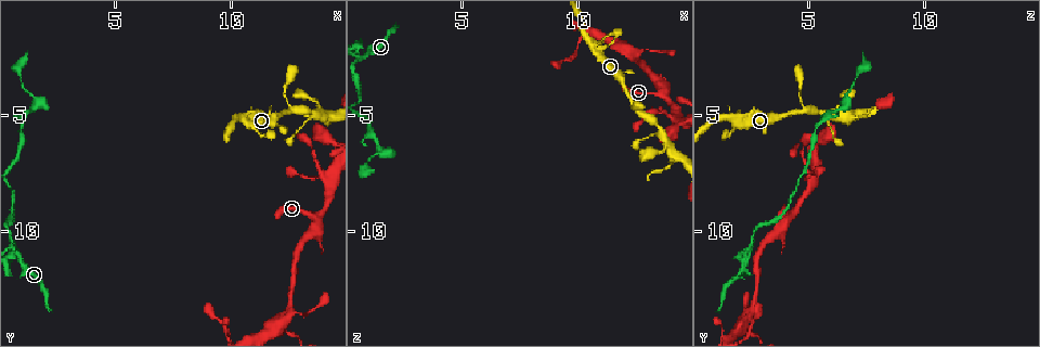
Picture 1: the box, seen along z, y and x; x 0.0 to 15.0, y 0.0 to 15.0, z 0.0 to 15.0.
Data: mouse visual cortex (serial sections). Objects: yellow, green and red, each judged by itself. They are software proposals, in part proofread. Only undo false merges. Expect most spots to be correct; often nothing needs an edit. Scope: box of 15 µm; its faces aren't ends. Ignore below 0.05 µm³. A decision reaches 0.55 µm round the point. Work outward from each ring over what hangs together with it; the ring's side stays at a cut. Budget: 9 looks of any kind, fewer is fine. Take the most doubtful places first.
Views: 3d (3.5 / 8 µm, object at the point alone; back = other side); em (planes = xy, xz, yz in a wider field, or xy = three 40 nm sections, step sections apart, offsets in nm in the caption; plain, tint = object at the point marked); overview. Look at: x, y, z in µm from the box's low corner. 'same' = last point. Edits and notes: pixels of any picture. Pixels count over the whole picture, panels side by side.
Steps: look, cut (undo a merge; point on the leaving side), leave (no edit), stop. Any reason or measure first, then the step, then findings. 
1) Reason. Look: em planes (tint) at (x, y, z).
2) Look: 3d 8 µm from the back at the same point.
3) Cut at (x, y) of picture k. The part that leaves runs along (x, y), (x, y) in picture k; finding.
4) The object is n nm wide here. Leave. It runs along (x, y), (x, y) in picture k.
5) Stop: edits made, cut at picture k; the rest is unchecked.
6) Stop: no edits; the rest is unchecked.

Three-way junction. Look: 3d 3.5 µm at (12.4, 14.3, 2.3).

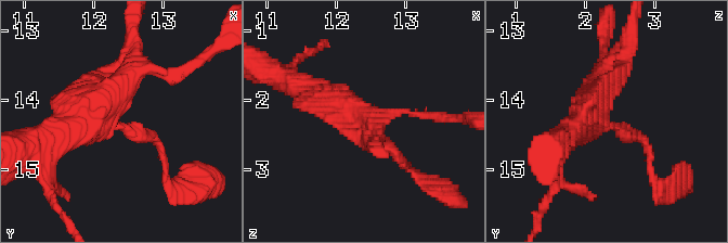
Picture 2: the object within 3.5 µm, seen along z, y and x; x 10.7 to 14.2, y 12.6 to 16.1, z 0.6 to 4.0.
3 arms meet here; the arms are 150, 400, 450 nm wide; need the tissue. Look: em xy step 2 (tint) at (12.35, 14.40, 2.40).

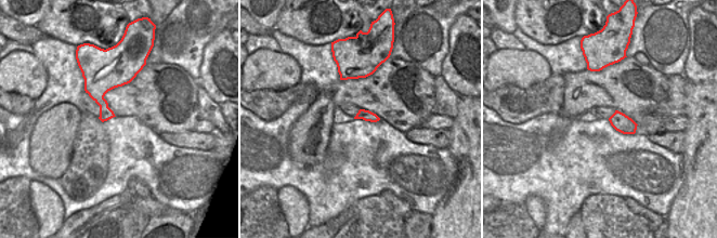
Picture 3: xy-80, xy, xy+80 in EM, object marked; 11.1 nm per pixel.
Look: em xy step 5 (tint) at the same point.

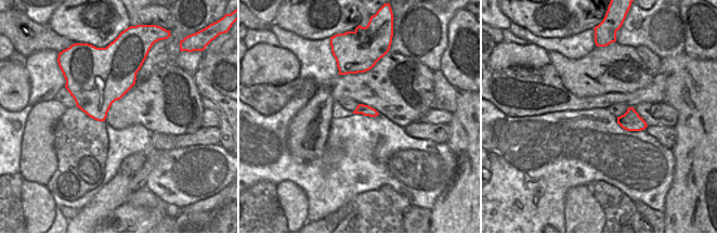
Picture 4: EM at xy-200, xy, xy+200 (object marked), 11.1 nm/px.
Leave. It runs along (364, 118), (404, 165) in picture 2; all the same cell.

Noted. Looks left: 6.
Abrupt turn. Look: 3d 3.5 µm at (1.6, 4.4, 6.8).

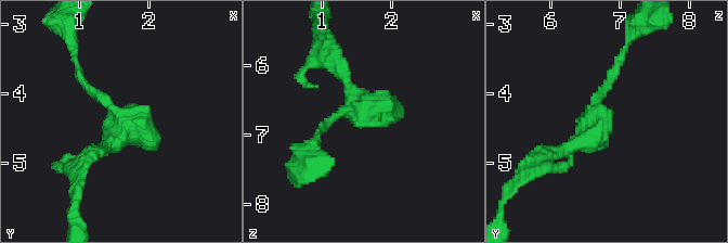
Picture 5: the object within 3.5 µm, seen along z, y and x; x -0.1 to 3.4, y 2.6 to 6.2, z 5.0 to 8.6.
Need the tissue. Look: em planes (tint) at (1.65, 4.50, 6.65).

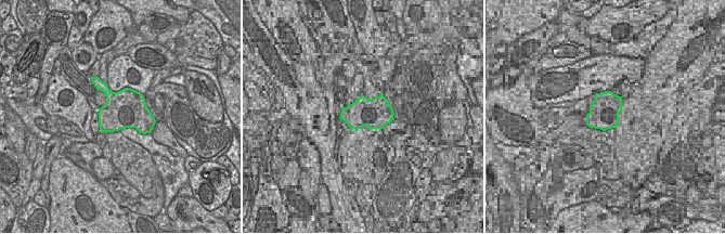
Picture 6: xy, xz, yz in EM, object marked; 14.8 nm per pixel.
Leave. It runs along (546, 154), (597, 130), (597, 97), (613, 74) in picture 5; one cell here.

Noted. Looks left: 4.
A narrow waist. Look: 3d 8 µm from the back at (13.6, 7.7, 5.0).

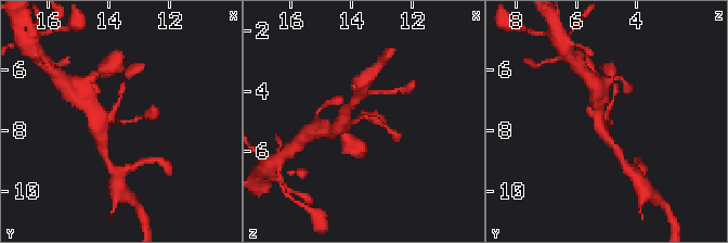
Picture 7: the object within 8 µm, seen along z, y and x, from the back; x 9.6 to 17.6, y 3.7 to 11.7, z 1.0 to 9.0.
Look: 3d 3.5 µm at (13.7, 7.7, 4.9).

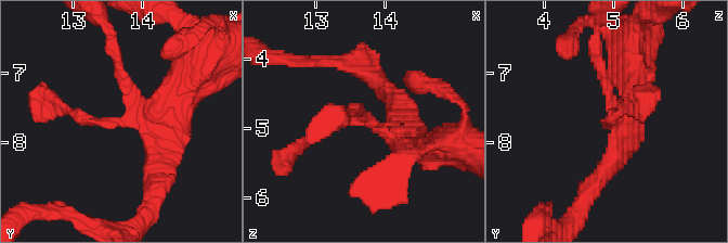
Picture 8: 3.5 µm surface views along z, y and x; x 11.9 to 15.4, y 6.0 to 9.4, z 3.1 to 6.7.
The arms are 150, 300 nm wide. Look: em xy step 2 (tint) at (13.70, 7.75, 4.95).

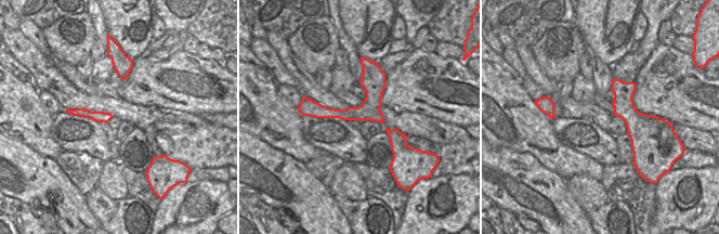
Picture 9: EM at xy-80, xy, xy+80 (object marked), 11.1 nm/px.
The object is 240 nm wide here. Leave. It runs along (404, 132), (337, 122), (303, 143) in picture 8; all the same cell.

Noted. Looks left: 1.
Stop: no edits; the rest is unchecked.

